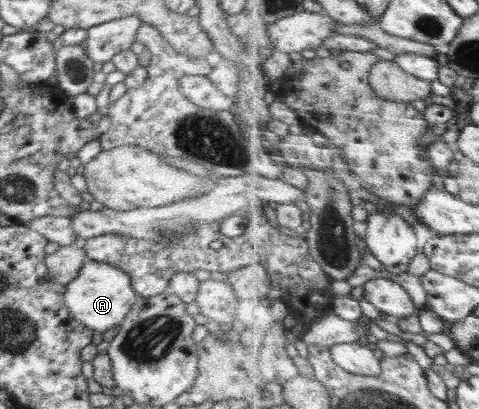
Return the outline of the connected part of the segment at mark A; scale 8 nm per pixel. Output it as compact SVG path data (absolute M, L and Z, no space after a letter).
M91 259L83 264L77 277L66 285L64 293L64 302L71 315L80 324L102 334L118 325L137 299L140 297L132 288L127 273L115 266Z

